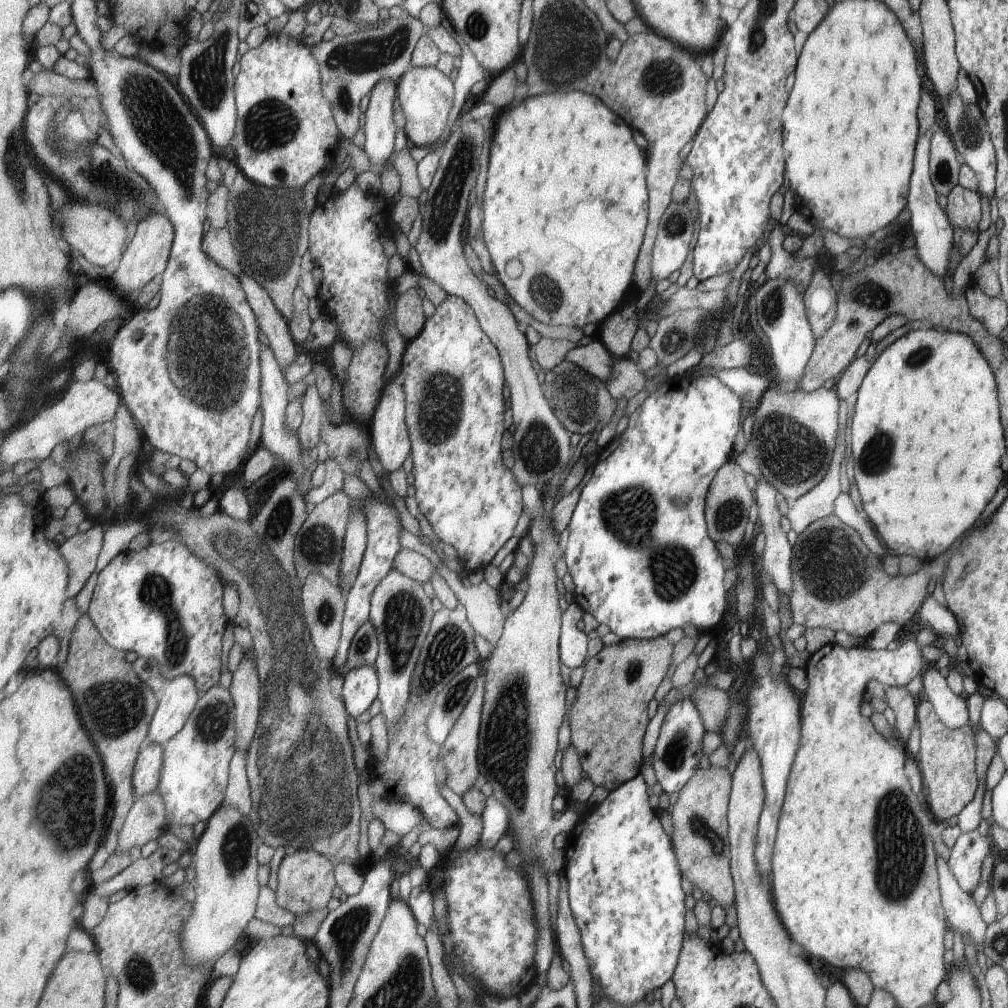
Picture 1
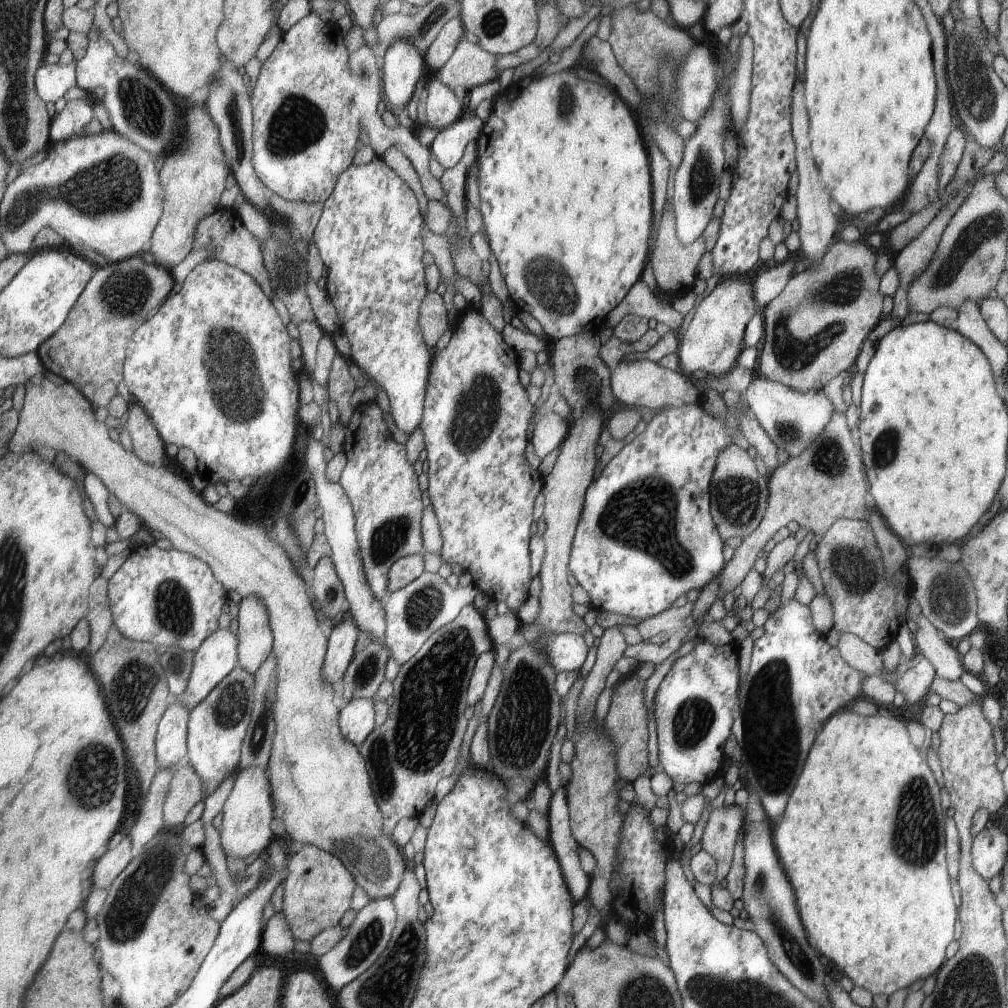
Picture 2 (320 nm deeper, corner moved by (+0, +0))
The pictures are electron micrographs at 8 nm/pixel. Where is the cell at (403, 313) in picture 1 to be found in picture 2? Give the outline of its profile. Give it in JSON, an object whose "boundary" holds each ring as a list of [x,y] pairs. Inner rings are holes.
{"boundary":[[[429,291],[420,310],[420,325],[424,332],[426,343],[432,350],[435,344],[441,340],[441,336],[450,330],[449,310],[445,306],[445,300],[441,294]]]}

